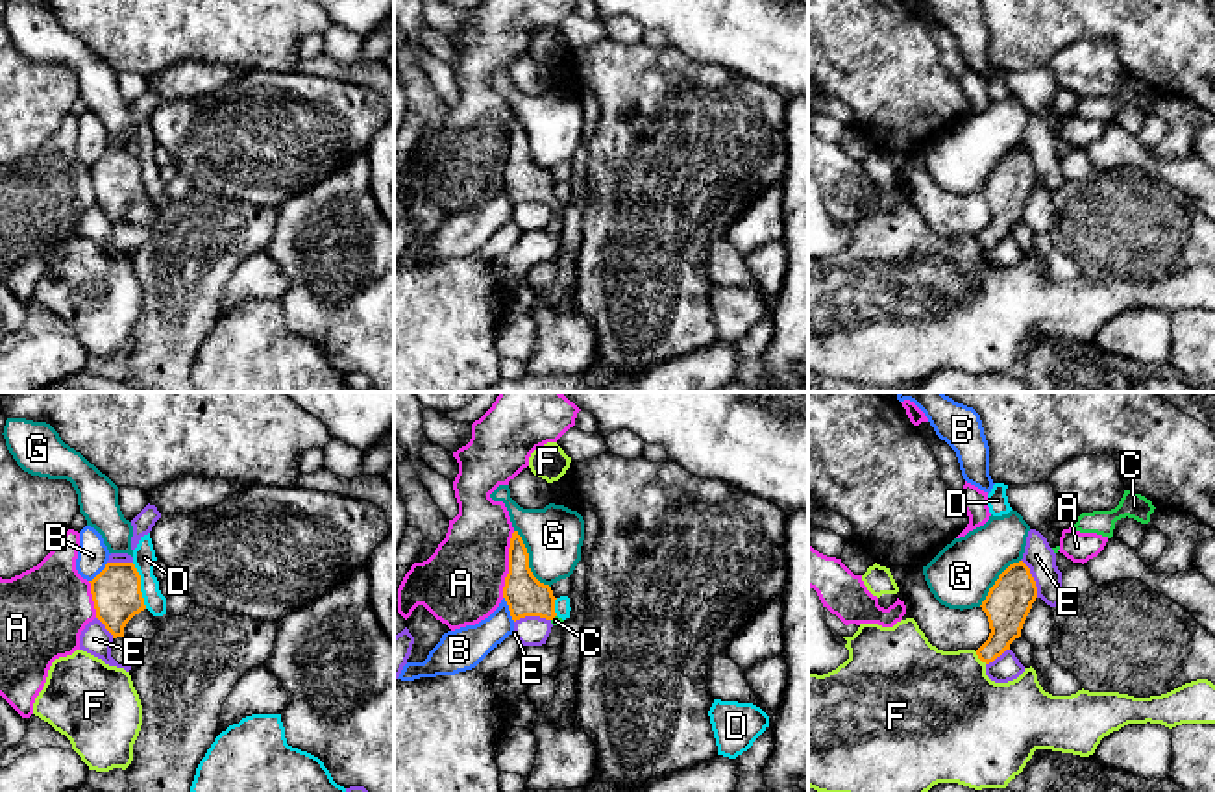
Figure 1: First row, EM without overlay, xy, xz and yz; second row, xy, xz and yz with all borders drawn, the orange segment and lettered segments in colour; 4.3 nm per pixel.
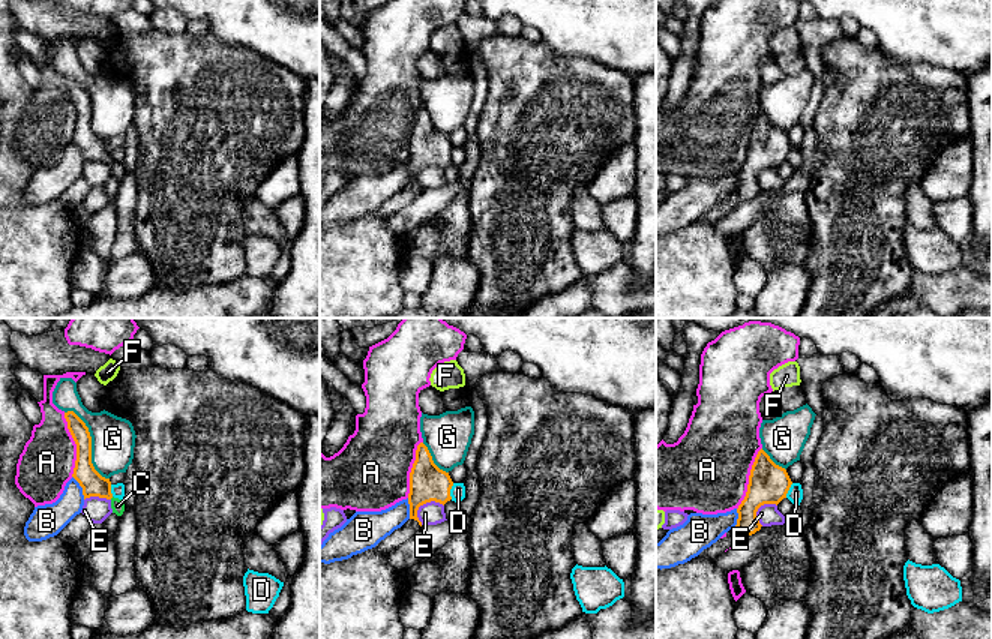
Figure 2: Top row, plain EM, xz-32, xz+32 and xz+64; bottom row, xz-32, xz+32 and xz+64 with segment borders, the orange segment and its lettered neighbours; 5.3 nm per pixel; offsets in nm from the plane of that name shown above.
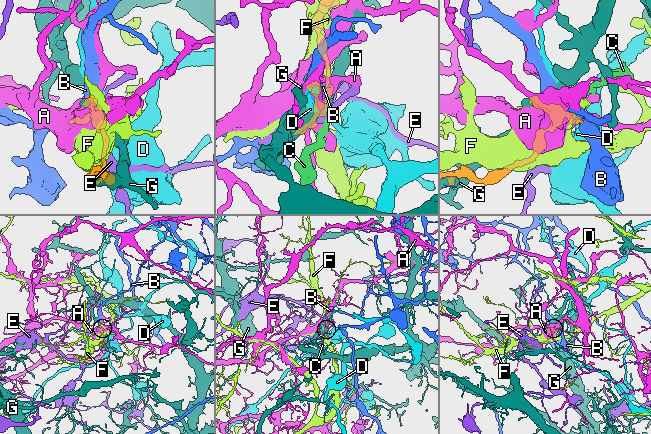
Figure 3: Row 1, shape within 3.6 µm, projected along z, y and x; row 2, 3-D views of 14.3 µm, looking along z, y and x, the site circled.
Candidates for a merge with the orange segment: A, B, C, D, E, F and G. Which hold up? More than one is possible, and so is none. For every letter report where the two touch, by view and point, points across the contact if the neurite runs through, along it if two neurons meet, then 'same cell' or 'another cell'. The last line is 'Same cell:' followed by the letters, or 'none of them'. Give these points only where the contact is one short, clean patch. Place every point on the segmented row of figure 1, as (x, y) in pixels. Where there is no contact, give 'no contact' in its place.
A: contact xz (509, 565); another cell
B: contact xz (509, 609); another cell
C: contact xz (553, 617); way xz (526, 596), (535, 598), (553, 617), (555, 620); same cell
D: contact xy (139, 585); border xy (132, 563), (139, 576), (139, 591), (147, 607); another cell
E: contact yz (1032, 578); another cell
F: contact yz (981, 659); another cell
G: contact xz (527, 561); another cell
Same cell: C

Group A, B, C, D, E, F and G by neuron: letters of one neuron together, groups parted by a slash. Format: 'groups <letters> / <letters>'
groups A / B / C / D / E / F / G

